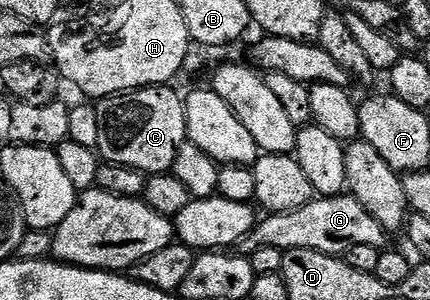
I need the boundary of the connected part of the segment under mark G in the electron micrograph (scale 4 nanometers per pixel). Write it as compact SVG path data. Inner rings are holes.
M317 196L299 210L275 212L258 219L253 228L242 238L239 248L242 253L251 254L263 246L275 246L287 253L293 250L315 250L325 255L344 257L351 246L375 246L384 249L387 233L353 196Z

